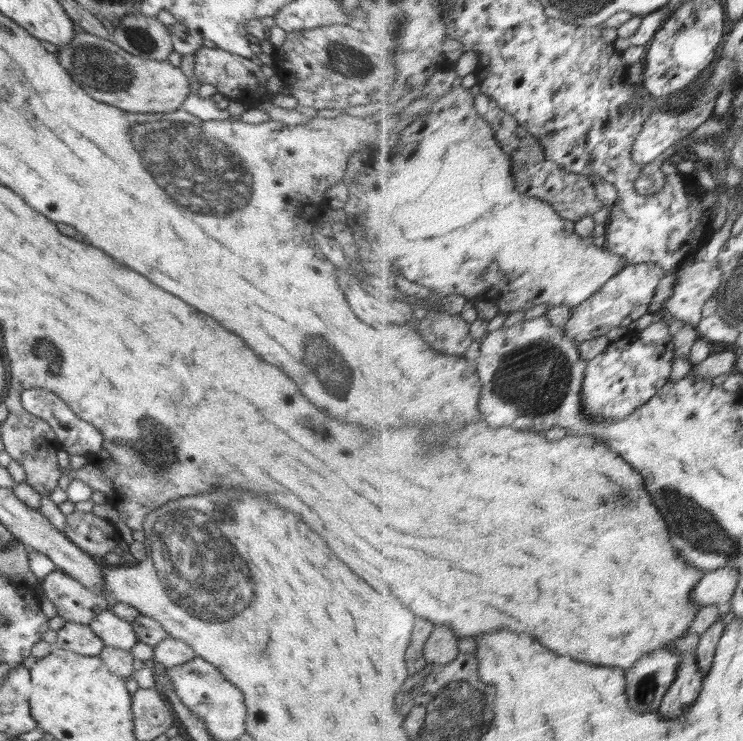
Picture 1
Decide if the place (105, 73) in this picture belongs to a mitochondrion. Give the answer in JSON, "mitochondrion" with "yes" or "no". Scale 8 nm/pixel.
{"mitochondrion":"yes"}

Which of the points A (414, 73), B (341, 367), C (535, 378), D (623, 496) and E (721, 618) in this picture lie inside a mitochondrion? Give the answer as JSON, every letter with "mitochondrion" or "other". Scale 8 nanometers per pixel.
{"A":"other","B":"mitochondrion","C":"mitochondrion","D":"mitochondrion","E":"other"}

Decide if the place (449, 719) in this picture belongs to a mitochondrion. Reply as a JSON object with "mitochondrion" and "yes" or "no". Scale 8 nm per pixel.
{"mitochondrion":"yes"}

